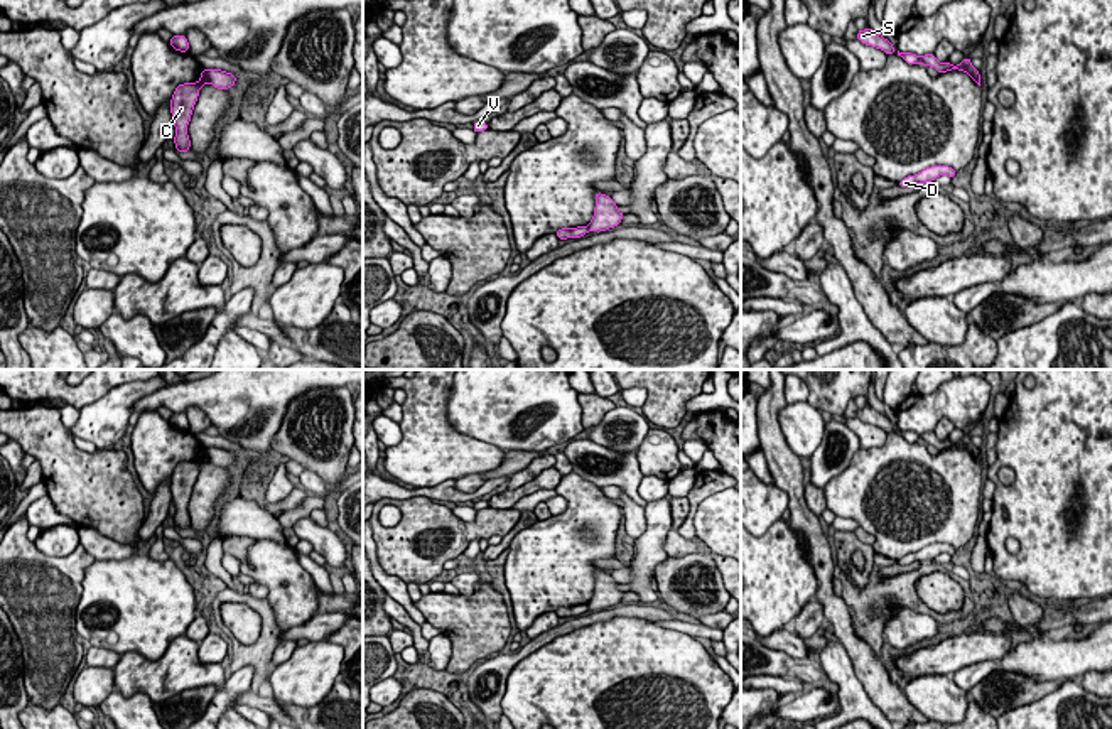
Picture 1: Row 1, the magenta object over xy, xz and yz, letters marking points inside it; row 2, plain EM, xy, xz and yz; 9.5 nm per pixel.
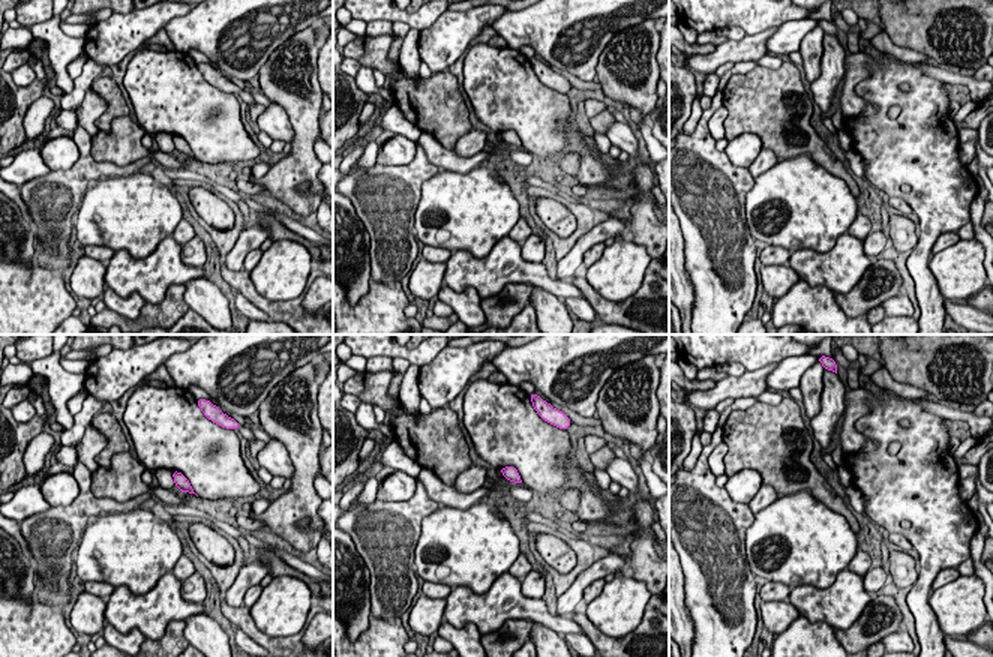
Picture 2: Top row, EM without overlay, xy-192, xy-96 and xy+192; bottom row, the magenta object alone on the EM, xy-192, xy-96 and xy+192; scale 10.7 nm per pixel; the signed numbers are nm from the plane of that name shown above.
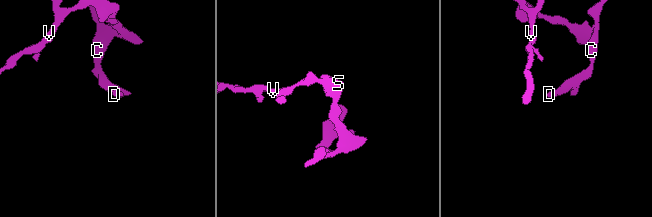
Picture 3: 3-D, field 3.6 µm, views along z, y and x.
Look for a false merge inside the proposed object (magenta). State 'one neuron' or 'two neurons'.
two neurons

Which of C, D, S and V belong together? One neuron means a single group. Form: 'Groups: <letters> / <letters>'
Groups: C D / S V

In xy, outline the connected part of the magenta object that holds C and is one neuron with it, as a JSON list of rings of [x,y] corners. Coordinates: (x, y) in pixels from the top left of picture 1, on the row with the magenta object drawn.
[[[201,69],[199,81],[179,84],[170,98],[170,113],[175,127],[174,143],[179,154],[184,154],[191,148],[187,125],[191,122],[191,115],[199,96],[199,89],[208,83],[208,73],[206,69]]]

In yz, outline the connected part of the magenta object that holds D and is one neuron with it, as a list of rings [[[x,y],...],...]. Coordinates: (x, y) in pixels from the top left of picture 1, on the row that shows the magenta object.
[[[931,165],[923,169],[921,172],[915,174],[915,176],[908,176],[903,181],[899,181],[898,184],[901,187],[908,187],[911,184],[923,184],[923,182],[933,182],[937,177],[940,176],[948,176],[948,177],[955,177],[955,170],[950,165]]]

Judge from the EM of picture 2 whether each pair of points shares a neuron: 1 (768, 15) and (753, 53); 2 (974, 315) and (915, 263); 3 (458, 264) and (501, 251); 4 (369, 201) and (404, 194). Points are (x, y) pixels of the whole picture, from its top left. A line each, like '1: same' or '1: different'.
1: different
2: different
3: same
4: same

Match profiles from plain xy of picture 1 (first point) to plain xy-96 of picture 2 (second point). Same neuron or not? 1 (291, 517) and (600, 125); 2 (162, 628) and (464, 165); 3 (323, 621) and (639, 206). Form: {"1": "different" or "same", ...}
{"1": "same", "2": "different", "3": "different"}

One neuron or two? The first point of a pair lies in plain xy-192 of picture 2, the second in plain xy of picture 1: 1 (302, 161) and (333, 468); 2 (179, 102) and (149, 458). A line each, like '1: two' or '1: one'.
1: one
2: one

